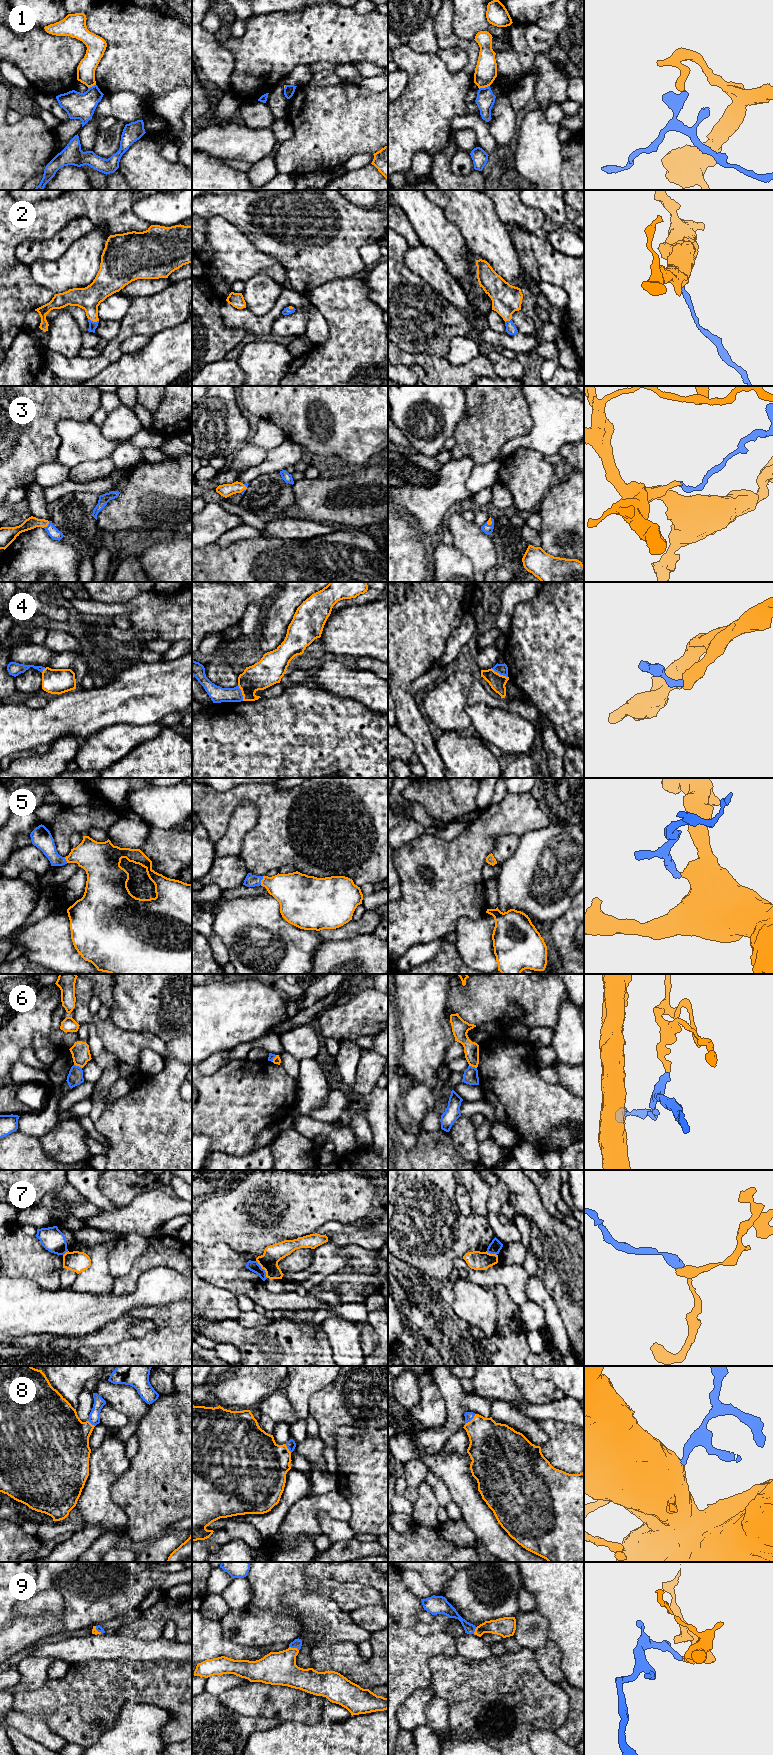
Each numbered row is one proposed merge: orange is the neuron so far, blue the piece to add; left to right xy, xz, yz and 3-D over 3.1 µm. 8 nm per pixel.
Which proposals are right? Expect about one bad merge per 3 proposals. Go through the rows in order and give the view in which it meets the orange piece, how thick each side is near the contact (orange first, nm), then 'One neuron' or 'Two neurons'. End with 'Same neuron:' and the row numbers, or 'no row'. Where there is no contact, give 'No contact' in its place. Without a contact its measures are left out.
1: Touches orange in yz. Thickness 180 nm (orange) against 150 nm. Two neurons
2: Touches orange in xy. Thickness 190 nm (orange) against 60 nm. One neuron
3: Touches orange in xy. Thickness 100 nm (orange) against 90 nm. One neuron
4: Touches orange in yz. Thickness 130 nm (orange) against 90 nm. Two neurons
5: Touches orange in xz. Thickness 280 nm (orange) against 100 nm. One neuron
6: Touches orange in xy. Thickness 150 nm (orange) against 130 nm. Two neurons
7: Touches orange in xz. Thickness 150 nm (orange) against 90 nm. Two neurons
8: Touches orange in yz. Thickness 360 nm (orange) against 70 nm. One neuron
9: Touches orange in xz. Thickness 280 nm (orange) against 80 nm. One neuron
Same neuron: 2, 3, 5, 8, 9

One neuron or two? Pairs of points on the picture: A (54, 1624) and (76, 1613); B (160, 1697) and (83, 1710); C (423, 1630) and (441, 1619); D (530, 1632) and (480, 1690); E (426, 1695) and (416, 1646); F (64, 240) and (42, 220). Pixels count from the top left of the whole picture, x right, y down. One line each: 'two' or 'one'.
A: one
B: one
C: one
D: two
E: two
F: two

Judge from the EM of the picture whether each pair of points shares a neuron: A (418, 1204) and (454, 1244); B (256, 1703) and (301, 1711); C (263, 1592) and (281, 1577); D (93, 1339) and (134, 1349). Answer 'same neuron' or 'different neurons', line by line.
A: same neuron
B: same neuron
C: same neuron
D: different neurons

